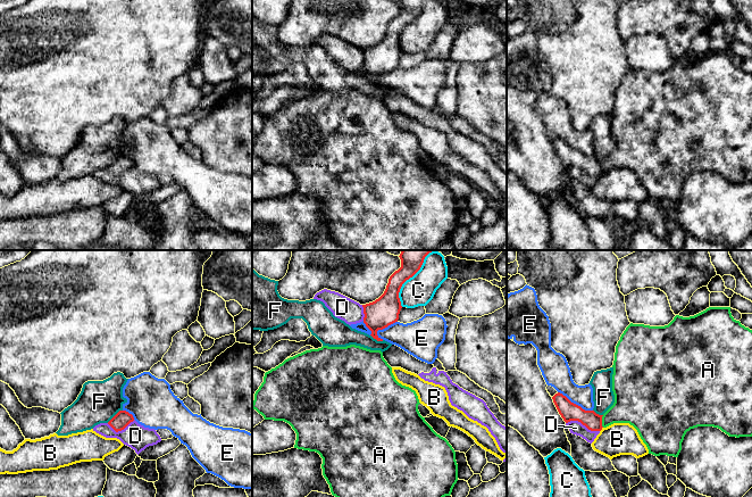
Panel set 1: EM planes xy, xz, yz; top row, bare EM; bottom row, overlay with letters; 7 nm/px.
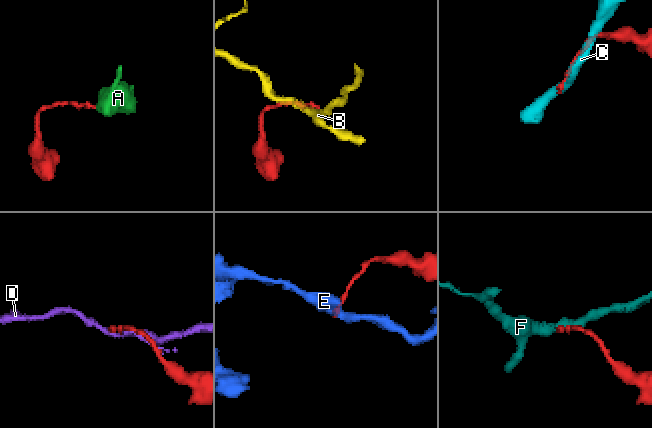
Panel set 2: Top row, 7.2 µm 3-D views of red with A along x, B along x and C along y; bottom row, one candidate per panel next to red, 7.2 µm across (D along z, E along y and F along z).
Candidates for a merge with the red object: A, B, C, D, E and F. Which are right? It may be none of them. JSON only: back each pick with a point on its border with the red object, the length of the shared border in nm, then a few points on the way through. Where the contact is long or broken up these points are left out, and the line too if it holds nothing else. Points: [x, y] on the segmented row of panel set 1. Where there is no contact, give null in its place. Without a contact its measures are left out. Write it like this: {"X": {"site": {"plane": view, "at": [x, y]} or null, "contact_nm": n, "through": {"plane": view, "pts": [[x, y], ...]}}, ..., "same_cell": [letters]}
{"A": {"site": {"plane": "yz", "at": [601, 421]}, "contact_nm": 90, "through": {"plane": "yz", "pts": [[568, 411], [592, 421], [601, 421], [632, 405]]}}, "same_cell": ["A"]}

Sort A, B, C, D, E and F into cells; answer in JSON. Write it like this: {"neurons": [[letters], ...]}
{"neurons": [["A"], ["B"], ["C"], ["D"], ["E"], ["F"]]}

